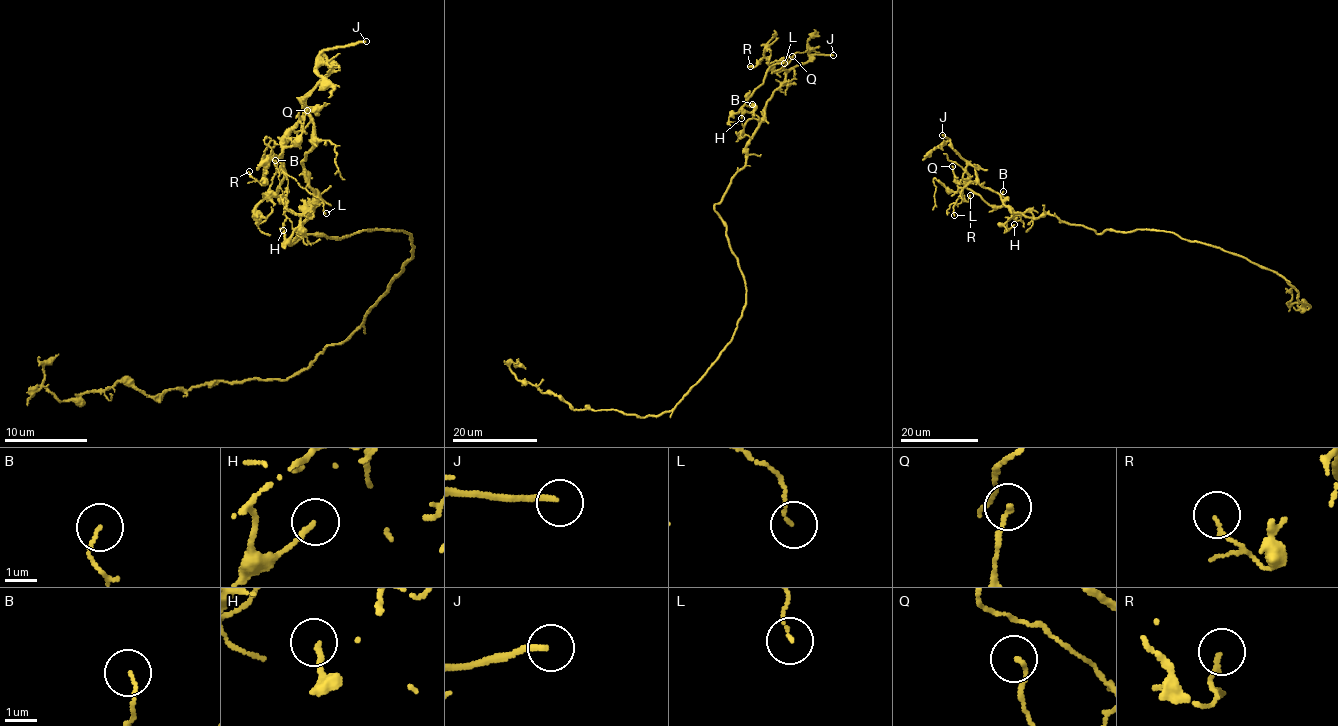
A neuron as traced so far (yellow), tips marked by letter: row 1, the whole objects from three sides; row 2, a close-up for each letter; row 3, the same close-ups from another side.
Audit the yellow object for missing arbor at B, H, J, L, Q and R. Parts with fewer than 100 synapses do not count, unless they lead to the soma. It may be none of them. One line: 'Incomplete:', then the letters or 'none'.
Incomplete: J

